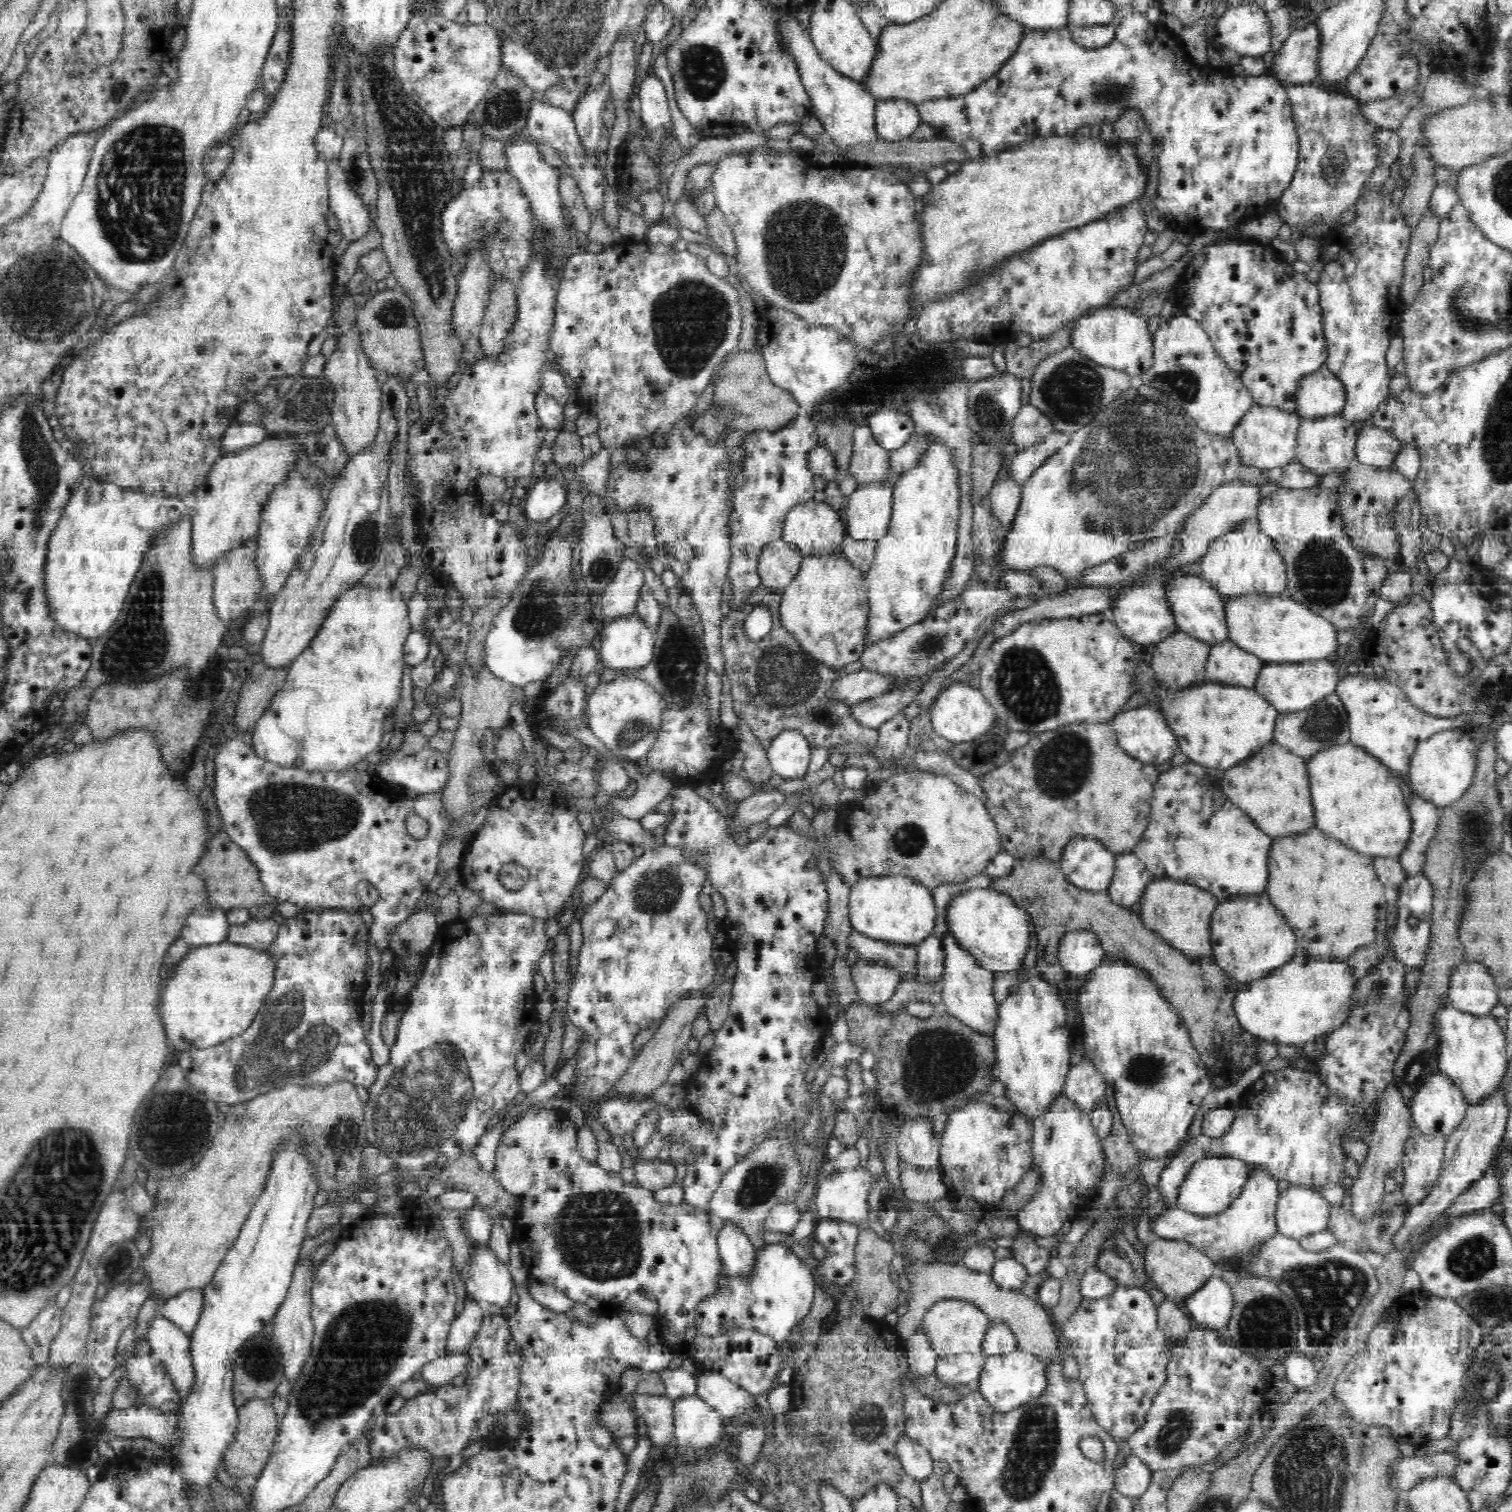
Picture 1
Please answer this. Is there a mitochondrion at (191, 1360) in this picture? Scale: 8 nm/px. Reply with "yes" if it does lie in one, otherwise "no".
no

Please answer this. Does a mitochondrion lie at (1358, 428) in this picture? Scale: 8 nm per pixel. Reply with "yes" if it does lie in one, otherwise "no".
no

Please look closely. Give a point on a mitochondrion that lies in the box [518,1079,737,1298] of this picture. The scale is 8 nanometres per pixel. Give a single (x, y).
(598, 1234)

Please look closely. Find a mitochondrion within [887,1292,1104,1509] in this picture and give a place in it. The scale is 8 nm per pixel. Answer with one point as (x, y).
(1029, 1460)

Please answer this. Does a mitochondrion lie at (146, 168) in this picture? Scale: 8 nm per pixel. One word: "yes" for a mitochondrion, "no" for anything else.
yes

